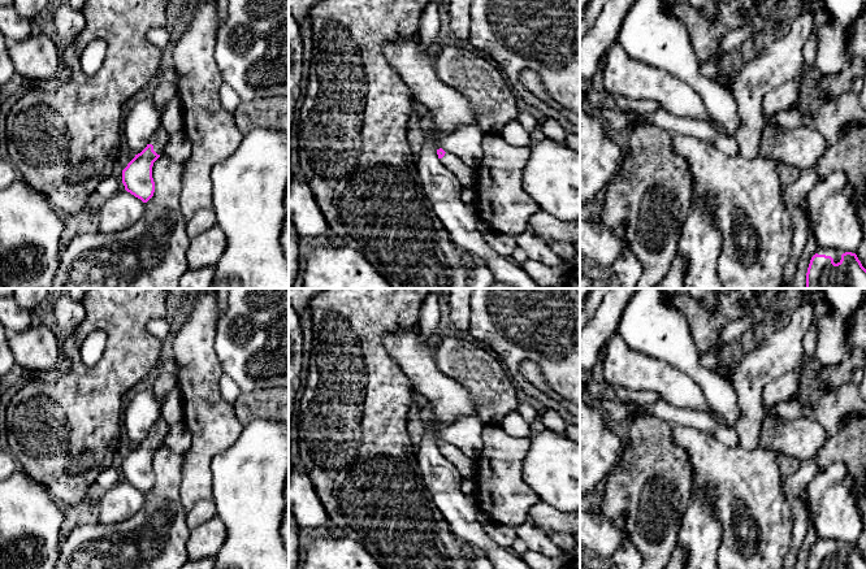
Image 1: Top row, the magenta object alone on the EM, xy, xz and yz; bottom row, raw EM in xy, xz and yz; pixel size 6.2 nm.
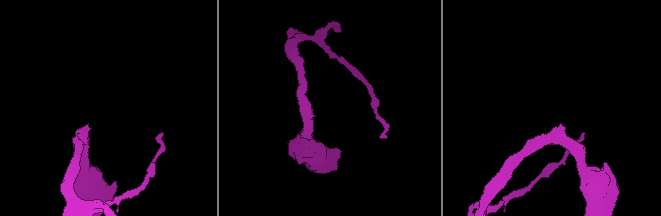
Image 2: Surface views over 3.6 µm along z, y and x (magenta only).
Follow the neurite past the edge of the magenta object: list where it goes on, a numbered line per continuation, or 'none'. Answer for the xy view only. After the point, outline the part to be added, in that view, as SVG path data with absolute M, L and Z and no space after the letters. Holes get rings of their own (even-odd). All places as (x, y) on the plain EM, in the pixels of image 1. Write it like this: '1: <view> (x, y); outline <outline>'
1: xy (159, 430); outline M163 416L156 421L155 426L152 427L152 430L150 431L150 435L153 436L153 442L163 447L163 439L164 435L168 431L169 425L166 424L166 421L163 418Z

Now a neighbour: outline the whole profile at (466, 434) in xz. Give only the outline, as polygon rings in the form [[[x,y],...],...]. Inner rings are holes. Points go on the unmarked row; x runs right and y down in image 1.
[[[476,416],[462,417],[450,426],[442,426],[440,436],[445,443],[458,447],[475,461],[482,448],[482,429],[485,424]]]

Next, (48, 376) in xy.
[[[46,370],[46,372],[31,372],[27,373],[30,379],[36,379],[40,382],[52,382],[57,378],[56,370]]]

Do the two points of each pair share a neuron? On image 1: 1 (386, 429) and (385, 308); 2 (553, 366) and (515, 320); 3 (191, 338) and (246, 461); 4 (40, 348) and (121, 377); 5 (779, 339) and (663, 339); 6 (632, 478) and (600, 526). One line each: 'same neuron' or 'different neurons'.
1: same neuron
2: same neuron
3: different neurons
4: different neurons
5: different neurons
6: different neurons

